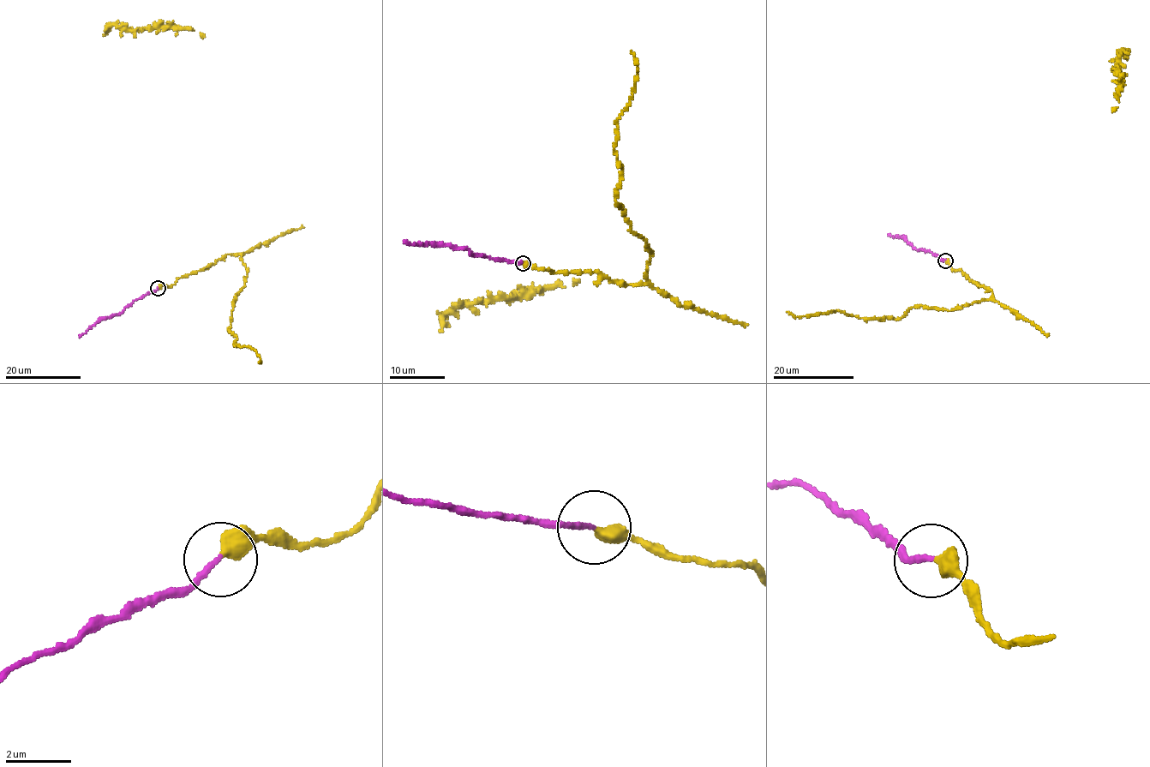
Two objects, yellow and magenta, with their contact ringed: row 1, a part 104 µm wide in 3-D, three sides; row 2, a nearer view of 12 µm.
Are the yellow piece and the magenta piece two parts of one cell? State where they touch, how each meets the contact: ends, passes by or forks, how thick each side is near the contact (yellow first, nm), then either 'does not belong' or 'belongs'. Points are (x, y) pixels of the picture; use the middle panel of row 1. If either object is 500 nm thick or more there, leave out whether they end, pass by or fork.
(523, 263) | yellow ends | magenta ends | 440/150 nm | belongs

